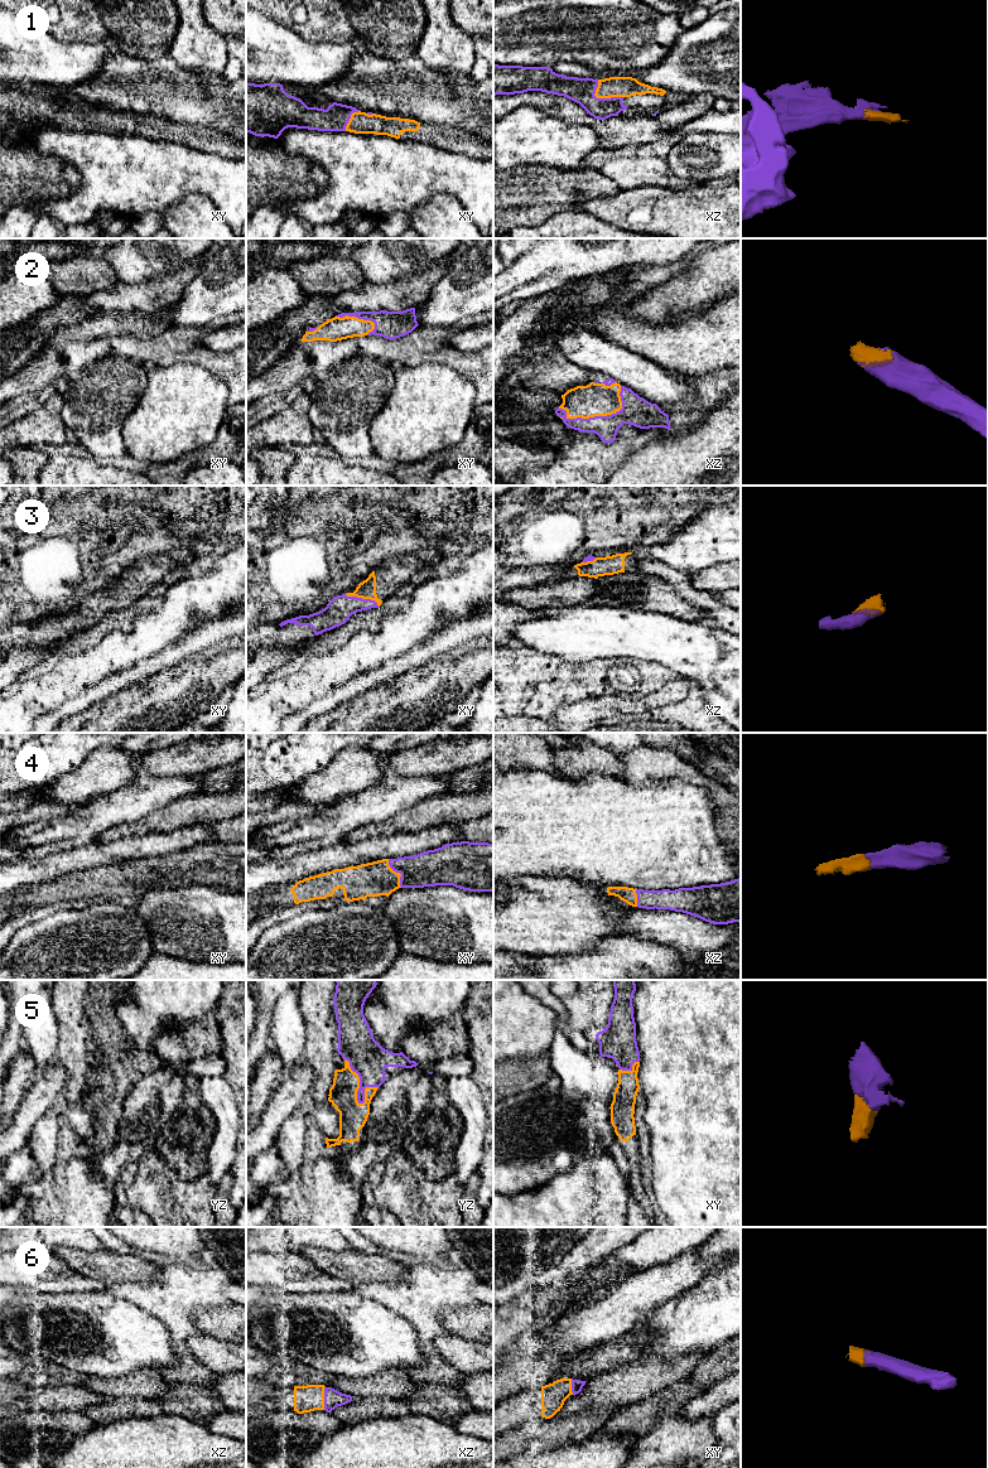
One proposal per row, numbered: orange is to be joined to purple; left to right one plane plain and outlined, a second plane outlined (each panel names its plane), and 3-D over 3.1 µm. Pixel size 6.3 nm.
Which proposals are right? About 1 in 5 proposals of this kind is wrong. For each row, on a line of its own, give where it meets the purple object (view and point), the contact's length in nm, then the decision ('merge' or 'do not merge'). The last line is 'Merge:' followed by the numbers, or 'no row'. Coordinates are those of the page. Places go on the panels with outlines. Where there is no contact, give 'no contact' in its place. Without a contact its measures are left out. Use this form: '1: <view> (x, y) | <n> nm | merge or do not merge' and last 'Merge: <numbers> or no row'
1: xz (602, 99) | 200 nm | merge
2: xz (598, 416) | 440 nm | merge
3: xy (361, 598) | 240 nm | merge
4: xy (398, 872) | 200 nm | merge
5: yz (360, 1082) | 320 nm | merge
6: xz (324, 1398) | 150 nm | merge
Merge: 1, 2, 3, 4, 5, 6

